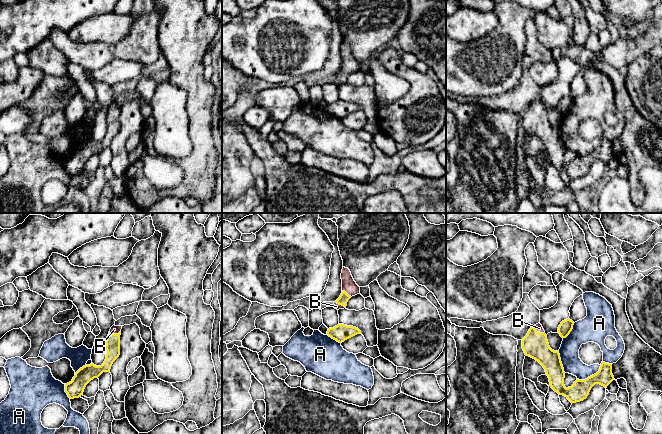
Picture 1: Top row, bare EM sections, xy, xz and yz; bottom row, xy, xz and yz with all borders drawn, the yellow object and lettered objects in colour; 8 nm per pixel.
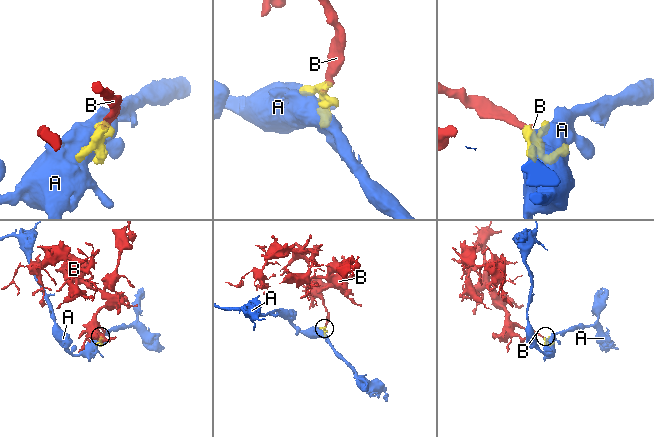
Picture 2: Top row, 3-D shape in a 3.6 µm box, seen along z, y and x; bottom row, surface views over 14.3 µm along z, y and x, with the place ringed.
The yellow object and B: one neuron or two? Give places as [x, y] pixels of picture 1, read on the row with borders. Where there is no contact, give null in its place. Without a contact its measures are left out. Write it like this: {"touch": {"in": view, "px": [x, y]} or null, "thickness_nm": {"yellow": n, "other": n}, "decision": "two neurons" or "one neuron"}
{"touch": {"in": "yz", "px": [538, 332]}, "thickness_nm": {"yellow": 200, "other": 60}, "decision": "one neuron"}

